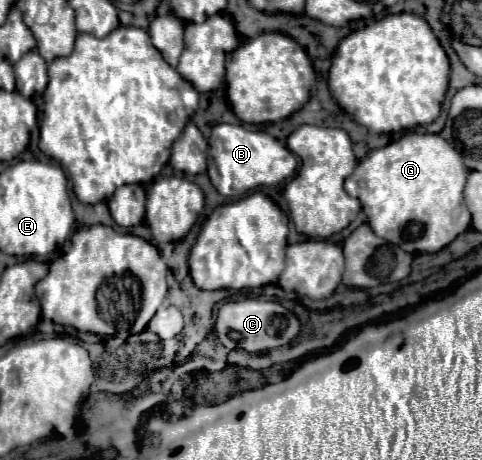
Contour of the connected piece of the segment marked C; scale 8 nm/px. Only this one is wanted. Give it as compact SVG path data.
M244 299L224 303L216 319L216 335L226 349L244 349L248 353L260 353L290 343L300 333L300 321L292 311L276 301Z

